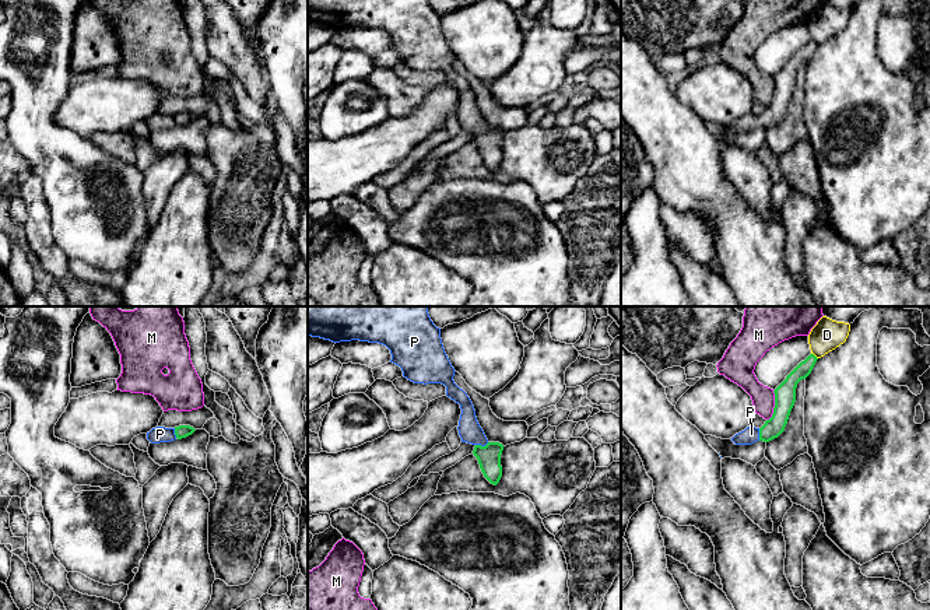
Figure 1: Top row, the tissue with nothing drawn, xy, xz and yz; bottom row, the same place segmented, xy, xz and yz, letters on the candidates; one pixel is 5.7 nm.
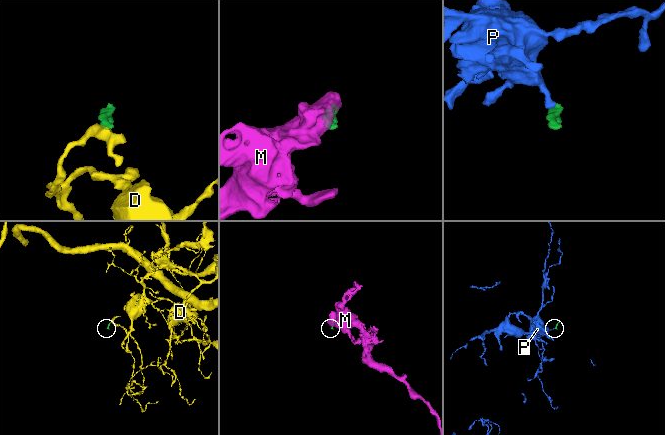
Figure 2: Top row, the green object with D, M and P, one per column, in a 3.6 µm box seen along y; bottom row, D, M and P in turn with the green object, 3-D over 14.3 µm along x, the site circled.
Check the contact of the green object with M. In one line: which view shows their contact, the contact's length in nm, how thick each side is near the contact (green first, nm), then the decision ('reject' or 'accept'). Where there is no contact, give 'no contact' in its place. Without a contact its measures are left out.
meets green in yz; contact 180 nm long; 130 nm thick on the green side, 130 nm on the other; reject

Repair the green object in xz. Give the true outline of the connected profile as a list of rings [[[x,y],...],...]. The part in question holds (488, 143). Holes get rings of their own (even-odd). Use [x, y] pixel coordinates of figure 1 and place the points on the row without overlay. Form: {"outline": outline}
{"outline": [[[308,0],[308,22],[320,24],[333,29],[340,28],[369,28],[386,32],[390,36],[390,49],[399,52],[403,63],[414,70],[442,70],[446,73],[446,83],[460,91],[459,122],[462,129],[474,133],[484,164],[496,172],[502,164],[501,141],[503,132],[489,129],[480,113],[474,92],[467,80],[455,67],[452,53],[441,25],[441,15],[434,11],[429,0]]]}

